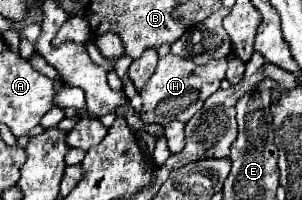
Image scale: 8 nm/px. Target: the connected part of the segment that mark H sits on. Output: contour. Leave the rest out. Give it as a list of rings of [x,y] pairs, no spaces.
[[[172,54],[160,58],[158,68],[154,70],[148,84],[140,90],[140,96],[144,100],[140,118],[144,124],[162,124],[166,126],[172,120],[188,122],[192,114],[200,112],[204,106],[204,100],[214,94],[220,88],[220,82],[226,76],[226,60],[210,62],[208,66],[196,66],[194,62],[188,62],[186,58],[172,58]]]

